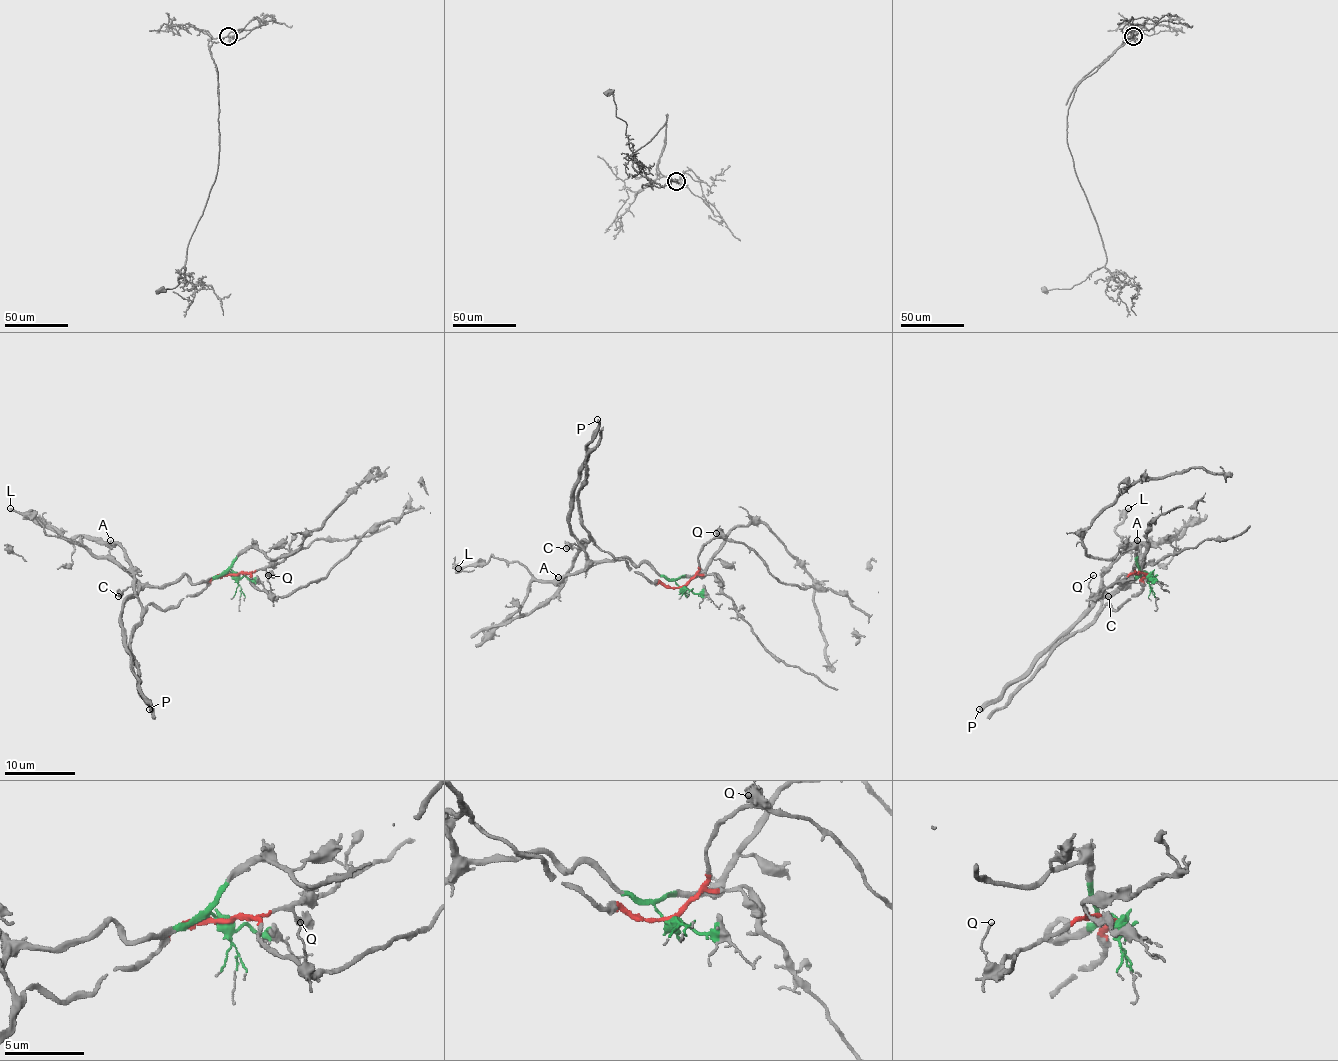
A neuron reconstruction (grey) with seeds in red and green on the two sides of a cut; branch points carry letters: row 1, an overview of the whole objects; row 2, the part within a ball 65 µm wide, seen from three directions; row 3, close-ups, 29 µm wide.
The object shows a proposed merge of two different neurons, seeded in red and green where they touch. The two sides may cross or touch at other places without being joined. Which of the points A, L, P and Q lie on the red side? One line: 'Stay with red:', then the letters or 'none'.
Stay with red: Q

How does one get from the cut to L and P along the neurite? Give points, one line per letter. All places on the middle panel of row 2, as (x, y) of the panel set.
L: (682, 587), (645, 563), (622, 558), (590, 561), (557, 580), (538, 580), (517, 561), (494, 556), (457, 568)
P: (682, 587), (645, 563), (622, 558), (592, 561), (573, 535), (569, 494), (598, 419)

